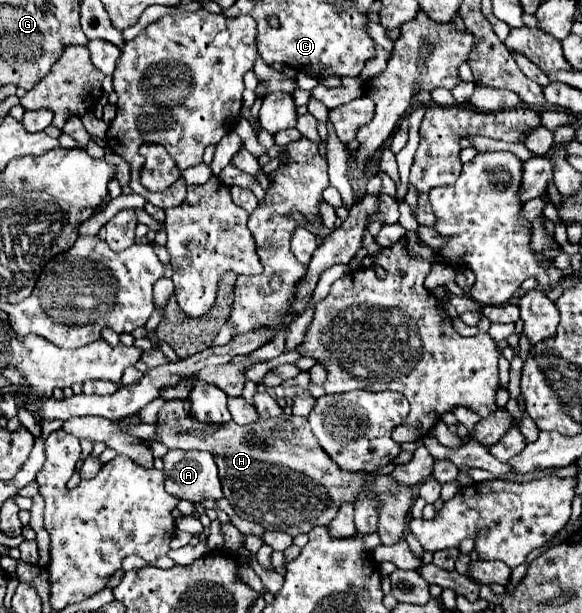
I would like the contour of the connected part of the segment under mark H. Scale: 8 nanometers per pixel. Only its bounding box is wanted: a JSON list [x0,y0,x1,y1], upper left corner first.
[156,404,412,544]

